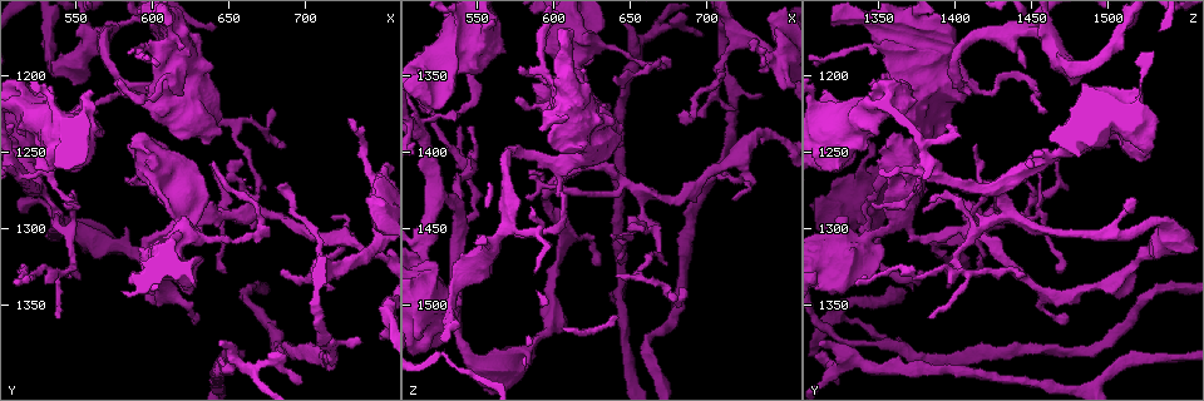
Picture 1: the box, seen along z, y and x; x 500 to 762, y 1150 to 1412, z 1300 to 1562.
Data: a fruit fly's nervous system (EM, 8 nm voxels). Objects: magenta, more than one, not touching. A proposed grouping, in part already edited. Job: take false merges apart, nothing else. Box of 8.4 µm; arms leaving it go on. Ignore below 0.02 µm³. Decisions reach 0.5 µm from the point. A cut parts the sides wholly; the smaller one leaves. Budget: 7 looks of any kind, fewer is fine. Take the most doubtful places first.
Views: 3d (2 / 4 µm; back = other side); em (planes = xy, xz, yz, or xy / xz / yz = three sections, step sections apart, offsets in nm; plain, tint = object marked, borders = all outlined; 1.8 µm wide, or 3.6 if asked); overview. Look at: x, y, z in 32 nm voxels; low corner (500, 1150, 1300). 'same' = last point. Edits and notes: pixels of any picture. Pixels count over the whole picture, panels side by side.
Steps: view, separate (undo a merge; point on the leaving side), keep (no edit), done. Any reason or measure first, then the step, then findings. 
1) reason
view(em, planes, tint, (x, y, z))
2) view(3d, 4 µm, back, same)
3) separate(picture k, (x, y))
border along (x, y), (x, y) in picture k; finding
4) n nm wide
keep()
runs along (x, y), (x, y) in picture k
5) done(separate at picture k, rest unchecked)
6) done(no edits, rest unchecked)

a fork
view(em, planes, tint, (614, 1300, 1408))

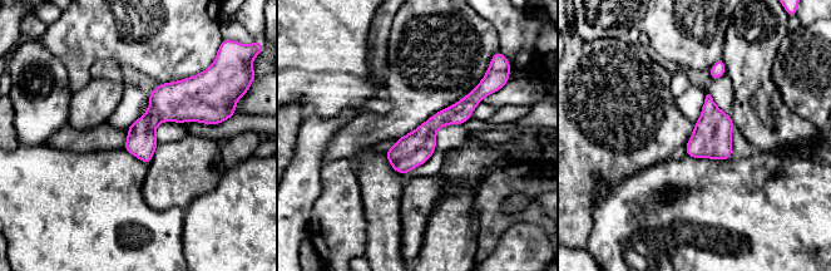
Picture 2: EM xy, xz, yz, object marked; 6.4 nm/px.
keep()
runs along (481, 94), (441, 118), (395, 166) in picture 2; one neuron here

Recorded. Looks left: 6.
three arms meet
view(em, planes, tint, (726, 1324, 1326))

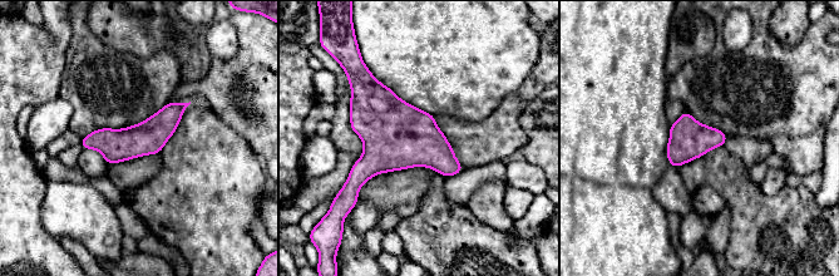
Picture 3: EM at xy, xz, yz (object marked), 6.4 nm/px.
220 nm wide
keep()
runs along (182, 106), (147, 138), (84, 143) in picture 3; continuous, no second neuron

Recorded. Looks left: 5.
view(em, planes, tint, (650, 1290, 1454))

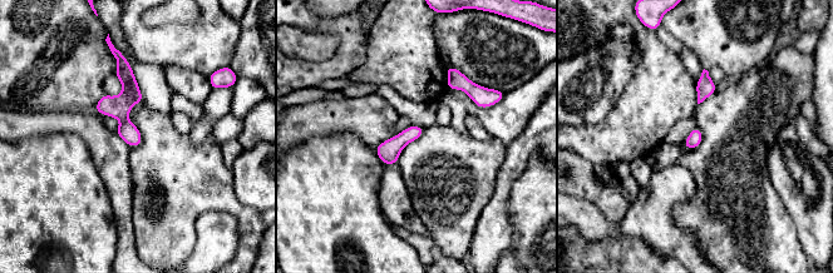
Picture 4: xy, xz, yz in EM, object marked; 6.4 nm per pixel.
keep()
runs along (122, 60), (123, 119), (134, 143) in picture 4; one neuron here

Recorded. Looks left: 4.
done(no edits, rest unchecked)

